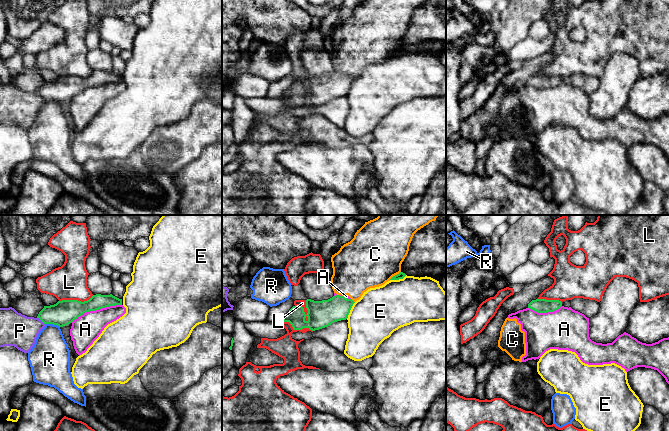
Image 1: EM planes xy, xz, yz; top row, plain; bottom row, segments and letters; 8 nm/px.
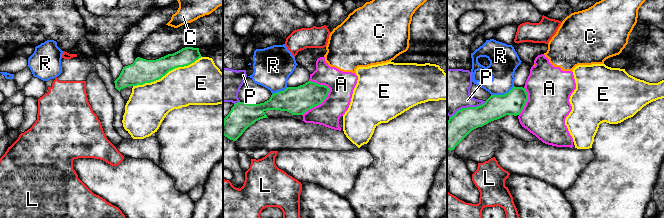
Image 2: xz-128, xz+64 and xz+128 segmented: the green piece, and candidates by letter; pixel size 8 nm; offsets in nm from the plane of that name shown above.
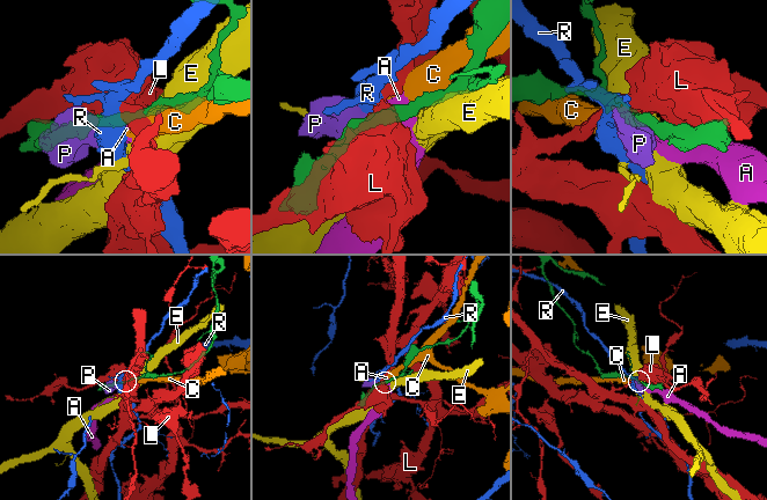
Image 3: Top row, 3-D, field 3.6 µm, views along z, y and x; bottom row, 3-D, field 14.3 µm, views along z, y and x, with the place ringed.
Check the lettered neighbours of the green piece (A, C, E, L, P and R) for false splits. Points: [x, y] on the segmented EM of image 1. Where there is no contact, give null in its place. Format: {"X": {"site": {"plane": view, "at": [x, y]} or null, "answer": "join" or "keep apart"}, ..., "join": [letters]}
{"A": {"site": {"plane": "xy", "at": [96, 309]}, "answer": "keep apart"}, "C": {"site": {"plane": "xz", "at": [395, 275]}, "answer": "keep apart"}, "E": {"site": {"plane": "xz", "at": [350, 309]}, "answer": "keep apart"}, "L": {"site": {"plane": "xz", "at": [303, 311]}, "answer": "keep apart"}, "P": {"site": {"plane": "xy", "at": [41, 320]}, "answer": "keep apart"}, "R": {"site": {"plane": "xy", "at": [52, 323]}, "answer": "keep apart"}, "join": []}

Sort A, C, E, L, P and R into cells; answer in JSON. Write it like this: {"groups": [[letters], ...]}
{"groups": [["A", "C"], ["E"], ["L"], ["P"], ["R"]]}

